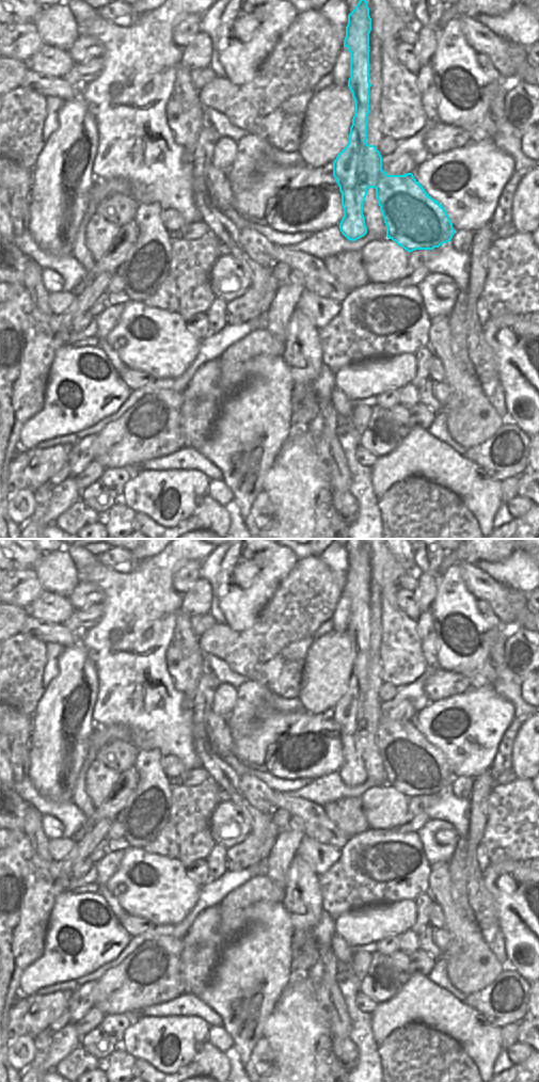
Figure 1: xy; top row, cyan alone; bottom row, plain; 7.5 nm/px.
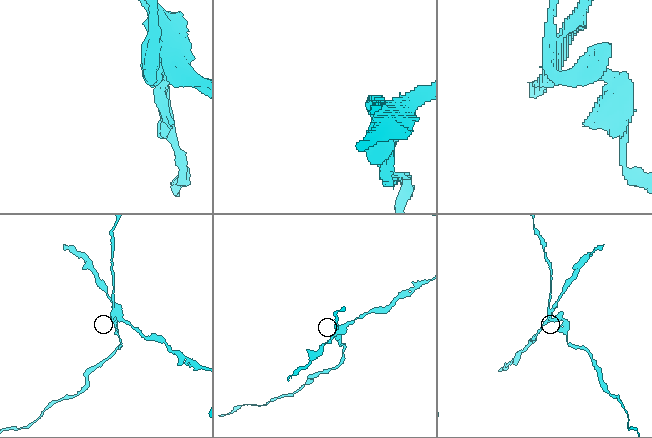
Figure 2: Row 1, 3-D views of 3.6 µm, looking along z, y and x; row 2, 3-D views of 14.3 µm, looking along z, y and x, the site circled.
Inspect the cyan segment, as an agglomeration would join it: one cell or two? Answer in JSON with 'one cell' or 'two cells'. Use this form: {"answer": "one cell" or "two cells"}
{"answer": "two cells"}

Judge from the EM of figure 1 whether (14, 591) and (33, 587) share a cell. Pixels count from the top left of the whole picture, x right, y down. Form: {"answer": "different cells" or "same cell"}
{"answer": "same cell"}

